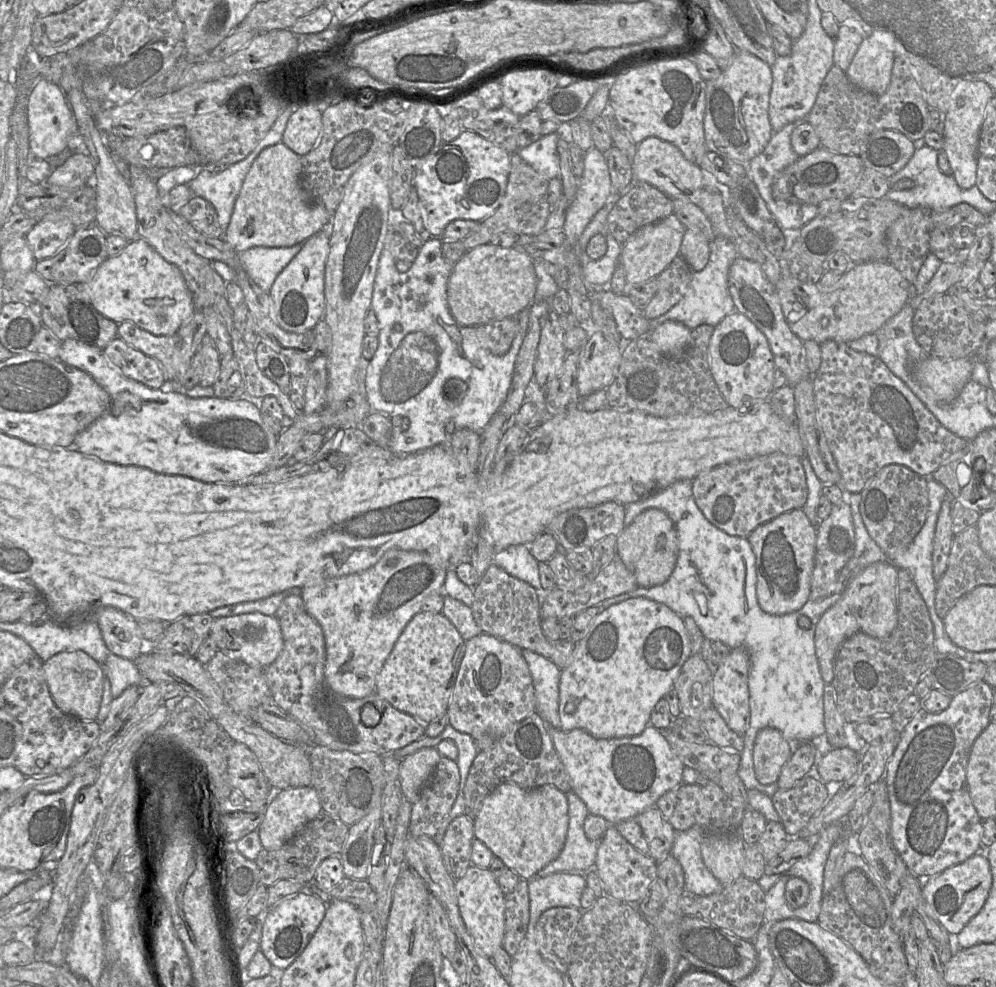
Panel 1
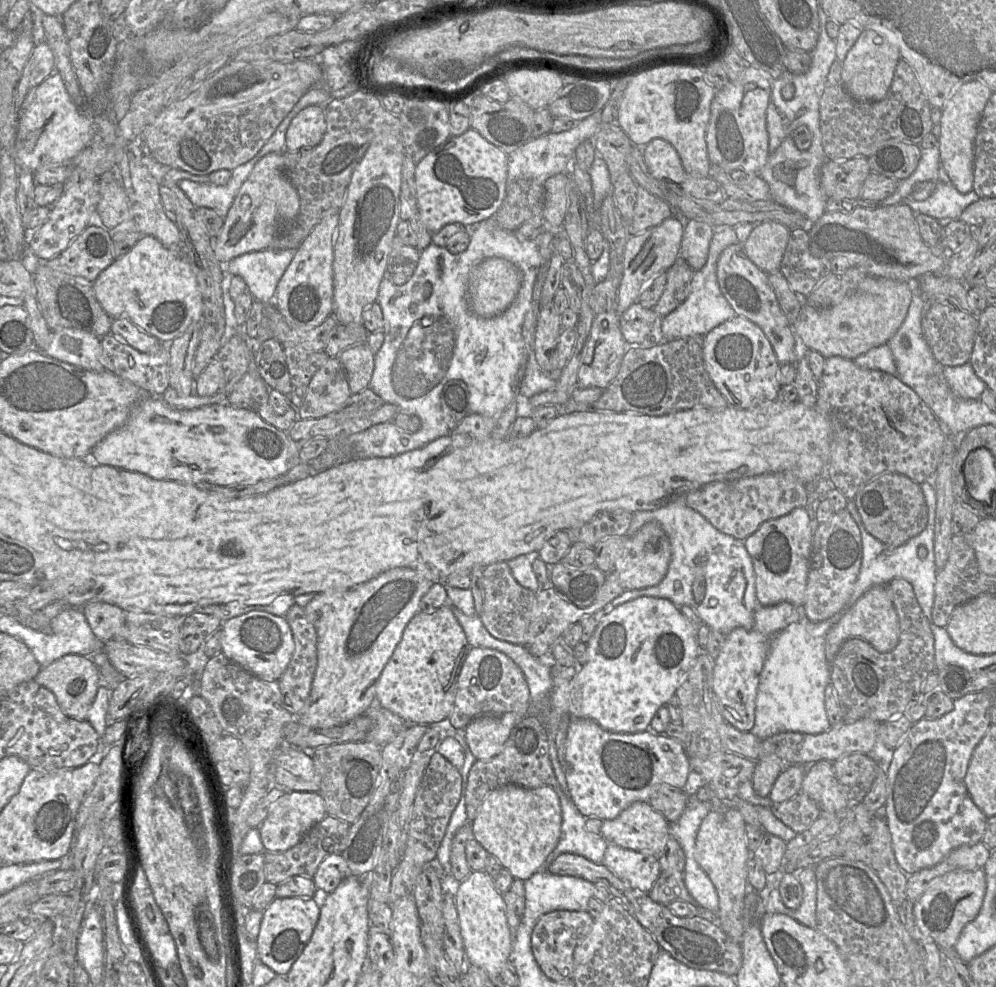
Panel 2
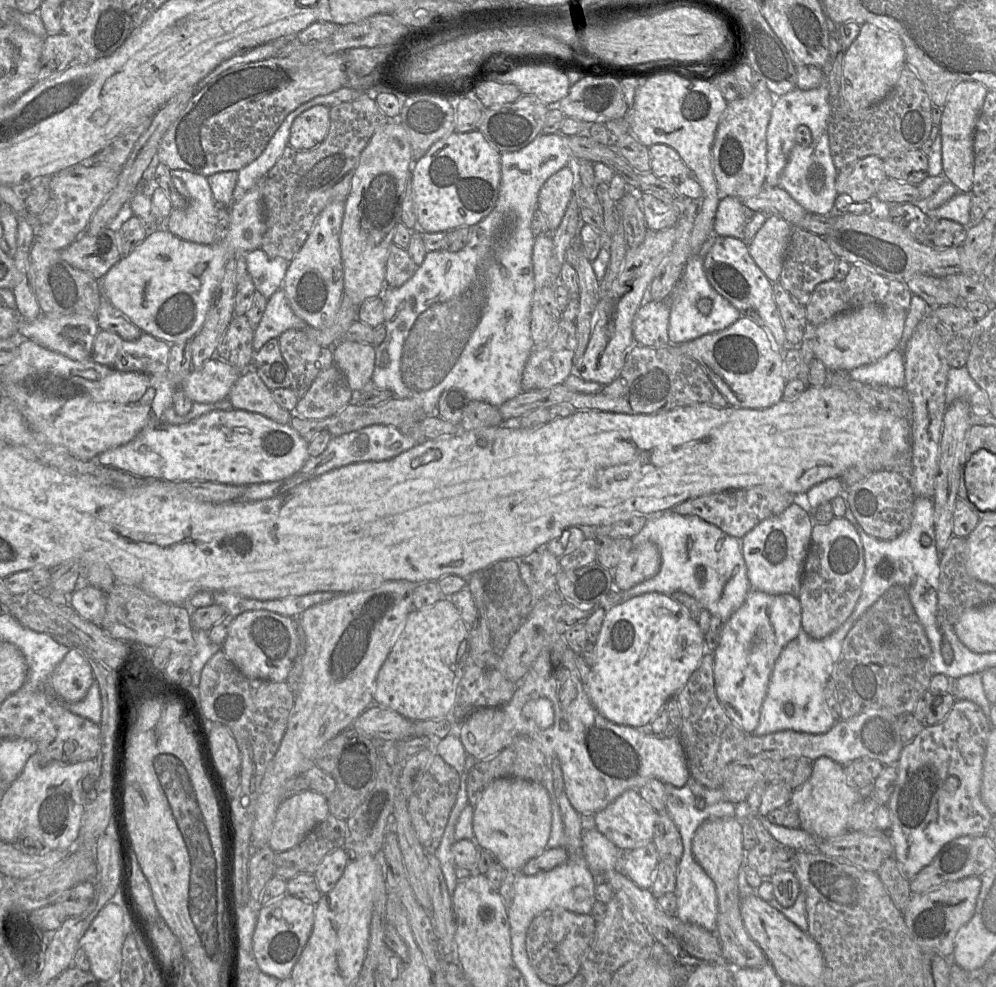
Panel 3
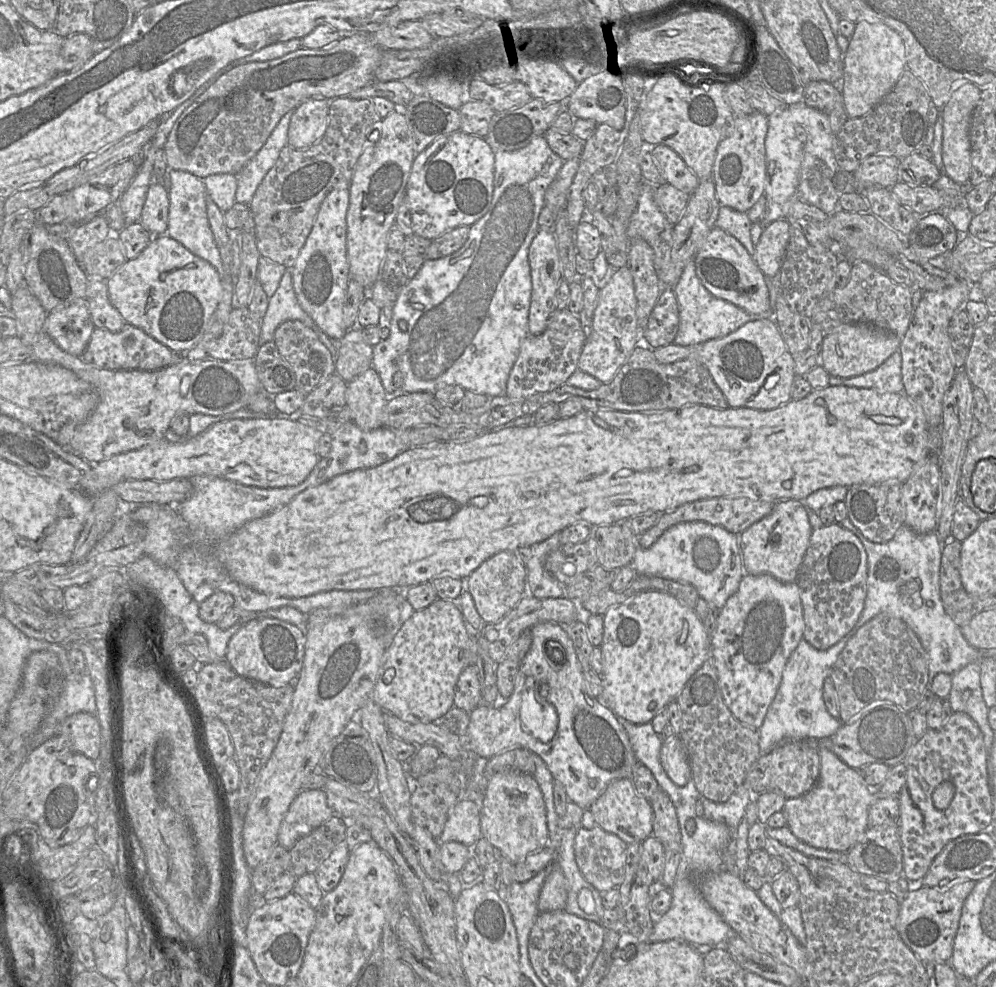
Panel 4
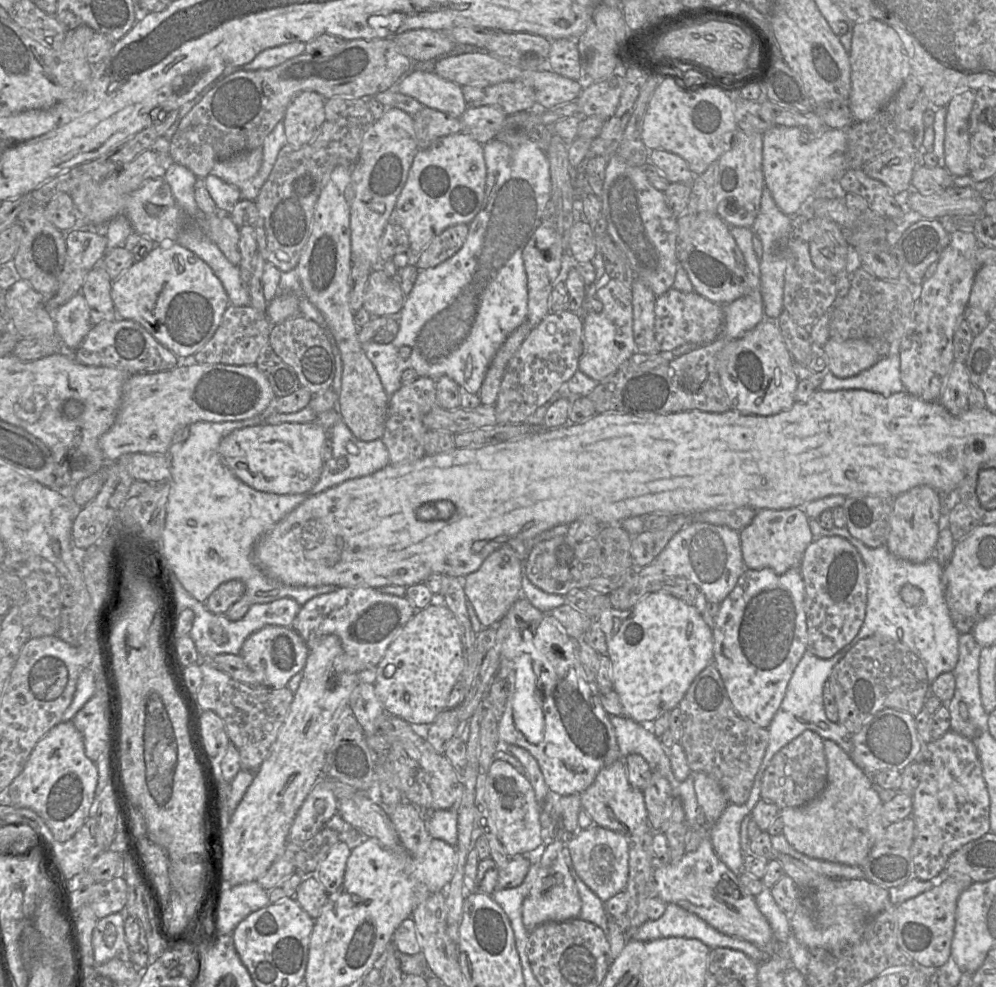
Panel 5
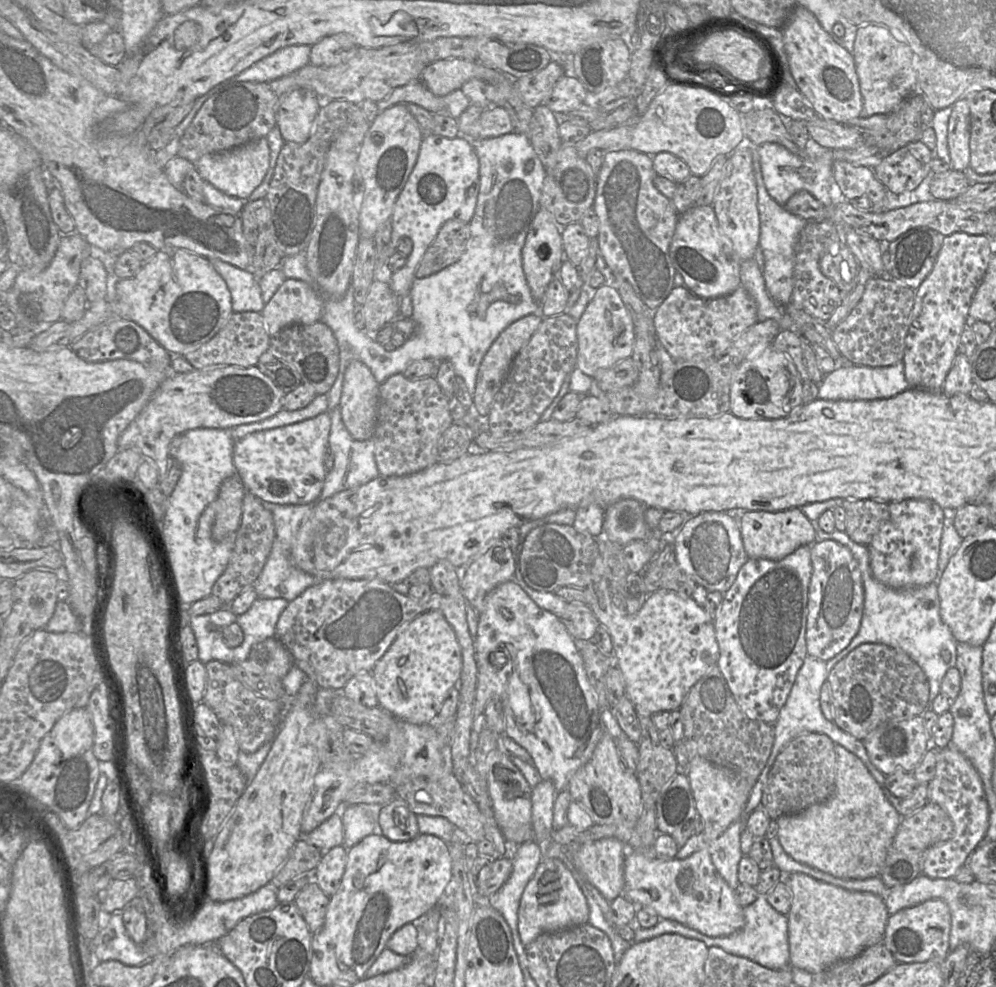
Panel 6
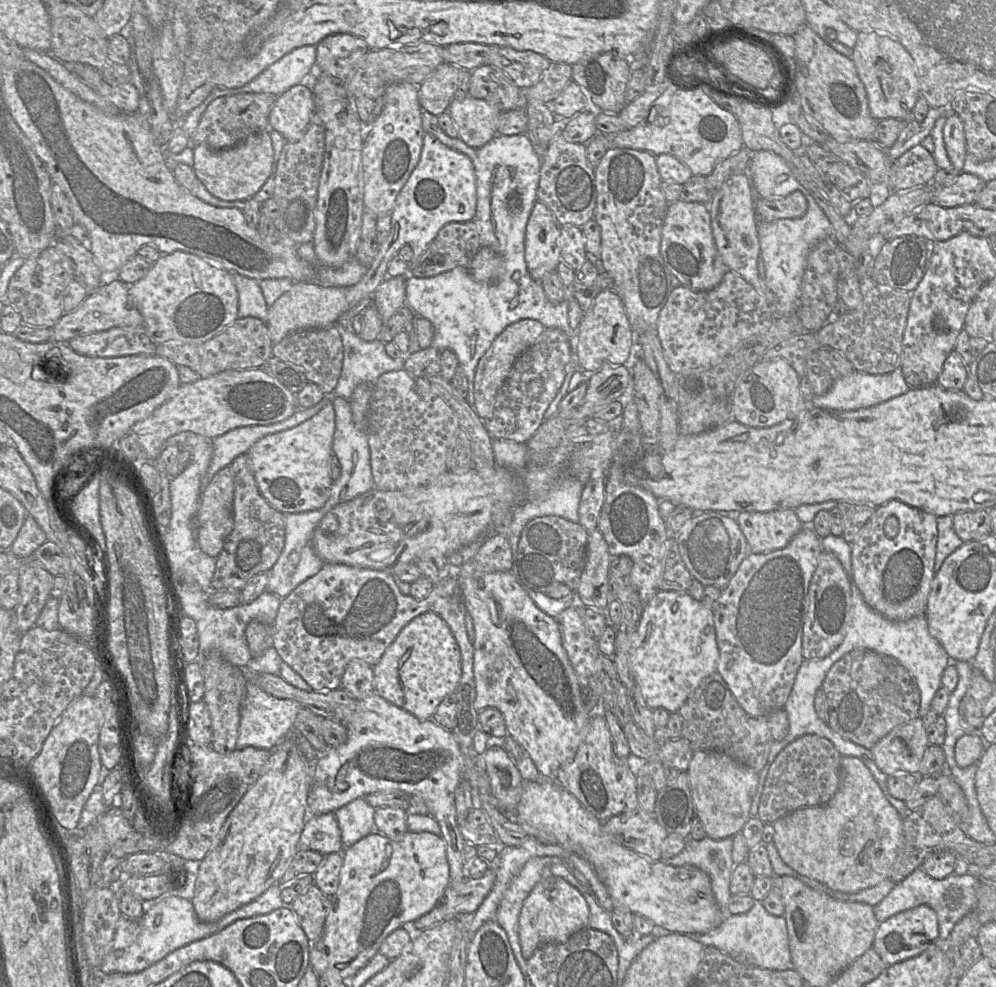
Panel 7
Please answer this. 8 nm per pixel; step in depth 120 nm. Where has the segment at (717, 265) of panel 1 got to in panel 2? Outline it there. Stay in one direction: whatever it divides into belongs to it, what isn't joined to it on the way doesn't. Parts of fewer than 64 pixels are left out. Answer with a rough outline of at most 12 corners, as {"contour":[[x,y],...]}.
{"contour":[[714,229],[707,261],[693,272],[689,296],[662,318],[665,341],[704,336],[737,315],[716,273],[738,239]]}

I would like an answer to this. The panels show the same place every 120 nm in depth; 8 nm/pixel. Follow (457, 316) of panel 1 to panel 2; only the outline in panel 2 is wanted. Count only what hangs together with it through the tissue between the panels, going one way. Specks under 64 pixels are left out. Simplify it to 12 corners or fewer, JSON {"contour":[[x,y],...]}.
{"contour":[[489,258],[472,271],[468,305],[493,317],[514,301],[521,274]]}

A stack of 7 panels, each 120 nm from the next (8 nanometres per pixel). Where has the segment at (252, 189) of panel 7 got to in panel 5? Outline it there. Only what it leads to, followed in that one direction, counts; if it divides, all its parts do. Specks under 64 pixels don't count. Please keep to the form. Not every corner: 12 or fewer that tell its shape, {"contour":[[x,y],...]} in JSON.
{"contour":[[262,146],[217,161],[210,174],[236,187],[262,163]]}

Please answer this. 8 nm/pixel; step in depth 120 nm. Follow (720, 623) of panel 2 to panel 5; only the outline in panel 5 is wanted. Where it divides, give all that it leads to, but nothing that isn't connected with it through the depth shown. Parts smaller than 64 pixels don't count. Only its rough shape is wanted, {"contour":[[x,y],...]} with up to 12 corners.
{"contour":[[705,522],[652,563],[721,603],[747,569],[739,532]]}

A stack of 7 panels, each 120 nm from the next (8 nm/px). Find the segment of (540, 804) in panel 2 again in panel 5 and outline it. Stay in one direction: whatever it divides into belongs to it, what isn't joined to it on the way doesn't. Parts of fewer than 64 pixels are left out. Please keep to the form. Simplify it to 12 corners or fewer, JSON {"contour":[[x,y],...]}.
{"contour":[[505,760],[488,772],[485,799],[510,857],[543,844],[541,805]]}

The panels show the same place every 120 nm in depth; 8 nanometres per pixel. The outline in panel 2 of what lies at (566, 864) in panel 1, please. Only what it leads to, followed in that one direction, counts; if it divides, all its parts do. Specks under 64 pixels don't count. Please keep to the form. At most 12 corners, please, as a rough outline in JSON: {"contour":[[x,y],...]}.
{"contour":[[560,787],[559,842],[542,870],[563,853],[603,864],[608,842],[585,828],[583,816]]}

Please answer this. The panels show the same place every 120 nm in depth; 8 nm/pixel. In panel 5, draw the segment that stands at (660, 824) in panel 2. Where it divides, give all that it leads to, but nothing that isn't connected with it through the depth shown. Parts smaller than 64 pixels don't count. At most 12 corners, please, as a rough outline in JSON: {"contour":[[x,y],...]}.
{"contour":[[622,758],[580,794],[598,826],[629,837],[648,825]]}

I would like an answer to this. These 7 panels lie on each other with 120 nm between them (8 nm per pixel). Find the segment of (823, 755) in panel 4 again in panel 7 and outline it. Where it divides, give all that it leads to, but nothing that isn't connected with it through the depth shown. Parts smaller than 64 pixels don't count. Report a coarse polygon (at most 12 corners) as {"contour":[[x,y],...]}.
{"contour":[[842,756],[823,805],[778,819],[798,874],[854,894],[889,879],[903,817]]}

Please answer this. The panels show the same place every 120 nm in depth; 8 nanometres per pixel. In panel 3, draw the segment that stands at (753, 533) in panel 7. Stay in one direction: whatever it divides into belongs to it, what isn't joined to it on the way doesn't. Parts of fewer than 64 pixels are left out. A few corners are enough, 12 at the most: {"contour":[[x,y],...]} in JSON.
{"contour":[[795,502],[741,539],[751,589],[799,598],[813,523]]}

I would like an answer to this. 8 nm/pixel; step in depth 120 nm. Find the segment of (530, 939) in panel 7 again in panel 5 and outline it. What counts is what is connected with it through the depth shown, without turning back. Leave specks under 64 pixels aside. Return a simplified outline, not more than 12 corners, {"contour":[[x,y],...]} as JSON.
{"contour":[[547,845],[523,901],[528,933],[579,918],[582,902],[562,854]]}

